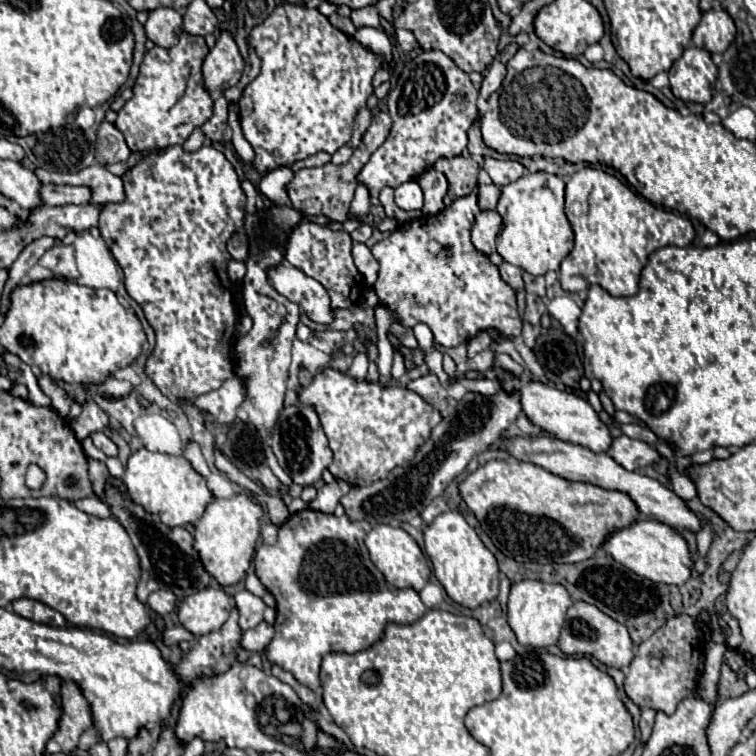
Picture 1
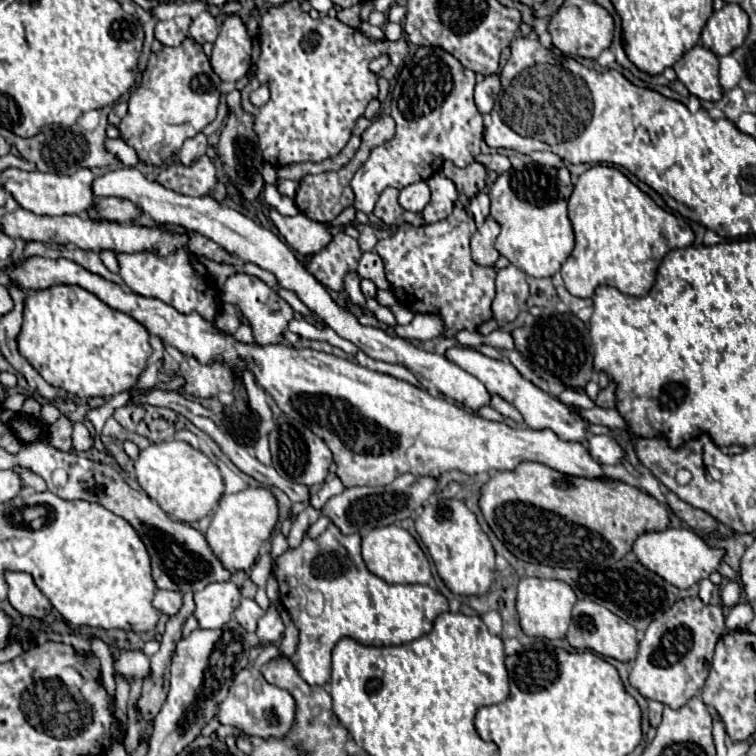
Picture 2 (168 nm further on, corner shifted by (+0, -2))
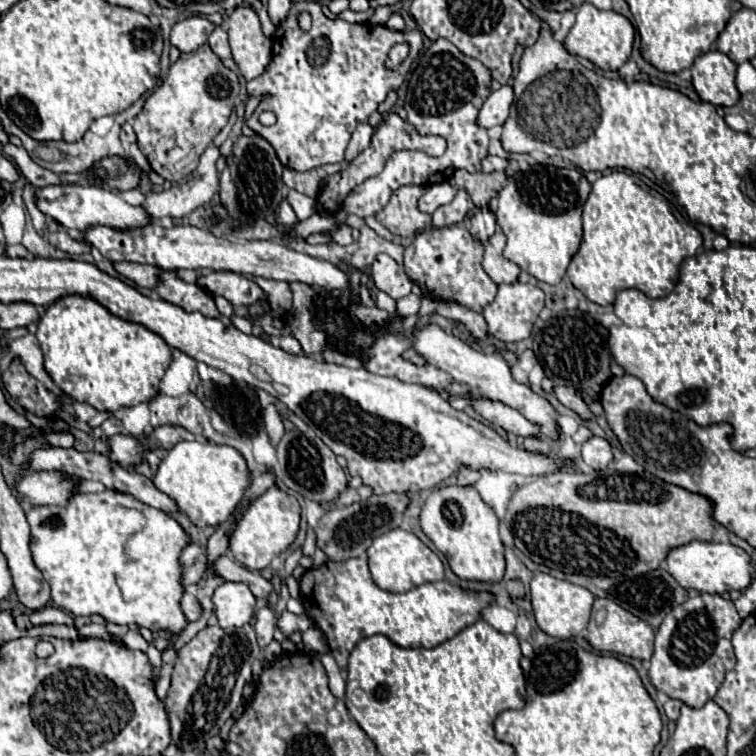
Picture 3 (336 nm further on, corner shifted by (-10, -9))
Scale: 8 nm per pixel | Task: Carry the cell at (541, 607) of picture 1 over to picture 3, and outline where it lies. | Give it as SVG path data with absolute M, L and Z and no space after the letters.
M536 573L532 577L530 591L532 591L532 607L534 607L536 623L544 633L560 639L572 639L586 629L590 619L590 609L594 603L594 595L588 589L570 581L556 579L548 573Z

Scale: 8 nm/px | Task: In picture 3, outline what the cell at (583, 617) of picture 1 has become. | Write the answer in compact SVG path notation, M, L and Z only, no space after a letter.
M612 599L594 601L586 639L598 651L612 651L612 653L620 653L620 655L636 657L636 659L650 659L652 651L654 651L654 629L640 617L632 615L630 611L626 611L624 607L614 603Z

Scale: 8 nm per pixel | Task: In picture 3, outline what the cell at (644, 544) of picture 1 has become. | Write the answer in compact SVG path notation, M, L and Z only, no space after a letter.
M692 541L688 545L672 549L666 563L670 575L674 575L674 579L678 579L678 583L682 583L684 589L696 589L700 593L724 595L730 591L742 591L752 581L750 555L732 543Z

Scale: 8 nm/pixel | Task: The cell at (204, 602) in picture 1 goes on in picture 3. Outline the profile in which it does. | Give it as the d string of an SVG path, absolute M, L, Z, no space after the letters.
M222 583L214 591L214 611L218 623L226 629L242 627L254 615L256 597L244 583Z

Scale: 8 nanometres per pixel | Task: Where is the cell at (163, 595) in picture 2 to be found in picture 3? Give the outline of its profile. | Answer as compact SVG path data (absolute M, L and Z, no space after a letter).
M190 591L184 593L180 605L182 605L182 611L184 611L184 615L186 615L188 621L198 621L202 617L202 605L196 599L196 595L192 595Z

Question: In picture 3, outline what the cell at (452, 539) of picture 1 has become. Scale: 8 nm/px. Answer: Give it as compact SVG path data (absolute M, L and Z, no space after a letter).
M444 485L434 489L420 513L420 525L426 537L448 559L450 569L460 579L500 581L504 575L504 545L498 531L494 509L482 501L474 485Z

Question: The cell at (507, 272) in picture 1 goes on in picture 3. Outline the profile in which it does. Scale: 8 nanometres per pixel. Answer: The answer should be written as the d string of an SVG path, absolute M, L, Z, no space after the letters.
M502 283L502 285L498 285L498 293L496 293L494 301L482 309L482 315L488 323L490 337L500 339L504 343L516 343L516 341L530 337L530 331L542 309L544 309L544 291L542 289L538 289L530 283L512 283L512 285Z

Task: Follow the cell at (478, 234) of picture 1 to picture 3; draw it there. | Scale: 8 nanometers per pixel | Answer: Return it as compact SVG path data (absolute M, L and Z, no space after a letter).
M496 231L486 247L484 247L484 261L482 261L482 267L484 271L490 275L490 279L494 283L516 283L518 281L518 275L520 275L520 267L514 265L512 261L508 261L502 251L504 251L504 243L506 243L506 237L502 235L502 231Z

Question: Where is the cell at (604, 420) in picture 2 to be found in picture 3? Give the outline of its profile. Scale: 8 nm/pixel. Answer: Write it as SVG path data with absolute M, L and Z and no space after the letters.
M556 385L556 387L554 387L554 395L556 395L556 399L558 399L564 407L576 411L580 417L584 417L584 419L594 419L594 415L590 413L588 405L582 401L582 397L576 395L576 391L574 391L572 387L558 387L558 385Z

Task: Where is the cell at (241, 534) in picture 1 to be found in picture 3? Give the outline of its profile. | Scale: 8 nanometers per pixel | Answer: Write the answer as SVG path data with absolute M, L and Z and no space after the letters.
M274 485L270 487L270 491L266 491L266 495L250 503L246 515L238 521L238 527L230 537L230 551L244 567L260 571L266 569L276 555L284 553L292 545L292 541L298 535L298 529L300 529L300 503L292 495L284 493Z

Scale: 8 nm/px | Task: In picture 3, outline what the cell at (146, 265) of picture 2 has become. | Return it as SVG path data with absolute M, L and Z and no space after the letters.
M164 271L156 287L160 297L168 303L182 307L184 311L200 311L206 317L220 317L214 299L204 293L196 283L184 283L174 271Z

